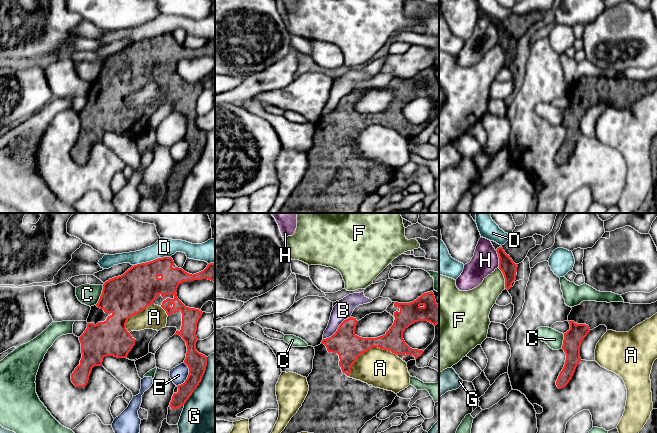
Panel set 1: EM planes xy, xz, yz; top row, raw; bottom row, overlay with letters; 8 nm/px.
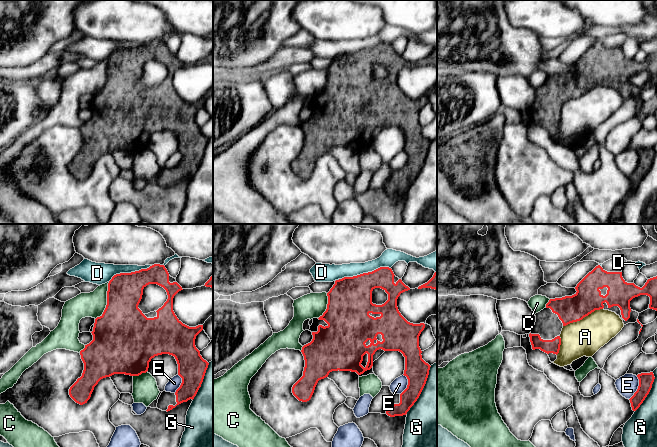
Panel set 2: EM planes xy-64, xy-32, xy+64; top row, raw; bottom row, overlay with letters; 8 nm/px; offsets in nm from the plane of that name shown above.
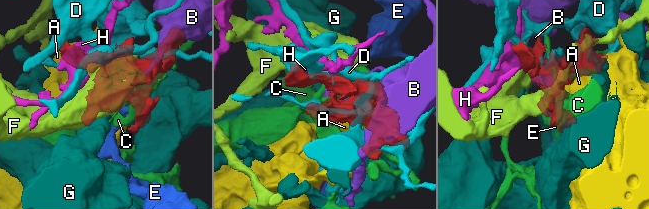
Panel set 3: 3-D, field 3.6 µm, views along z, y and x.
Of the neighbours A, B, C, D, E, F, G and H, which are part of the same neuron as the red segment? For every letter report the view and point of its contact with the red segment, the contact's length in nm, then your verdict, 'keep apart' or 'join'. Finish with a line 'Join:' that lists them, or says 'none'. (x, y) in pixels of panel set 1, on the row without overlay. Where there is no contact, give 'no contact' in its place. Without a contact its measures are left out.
A: contact xz (367, 126); length 440 nm; keep apart
B: contact xz (337, 105); length 300 nm; keep apart
C: contact xy (101, 71); length 170 nm; keep apart
D: contact xy (153, 36); length 300 nm; keep apart
E: contact xy (188, 151); length 200 nm; keep apart
F: contact yz (504, 53); length 170 nm; keep apart
G: contact xy (200, 157); length 440 nm; keep apart
H: contact yz (499, 35); length 150 nm; keep apart
Join: none

